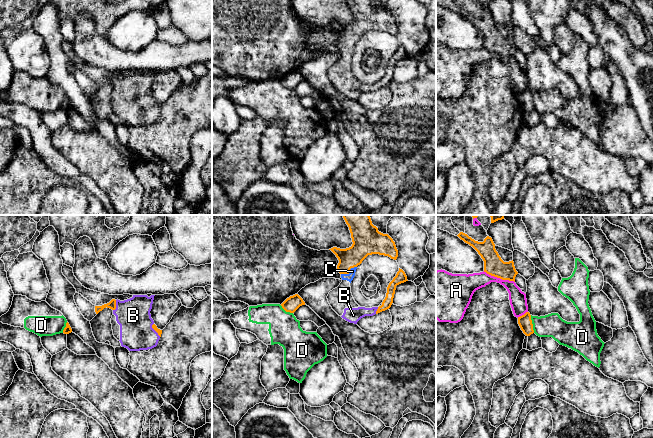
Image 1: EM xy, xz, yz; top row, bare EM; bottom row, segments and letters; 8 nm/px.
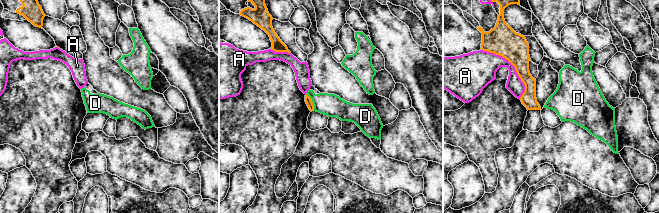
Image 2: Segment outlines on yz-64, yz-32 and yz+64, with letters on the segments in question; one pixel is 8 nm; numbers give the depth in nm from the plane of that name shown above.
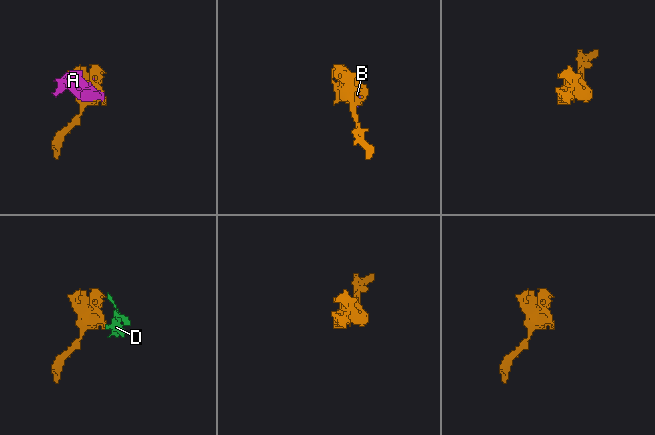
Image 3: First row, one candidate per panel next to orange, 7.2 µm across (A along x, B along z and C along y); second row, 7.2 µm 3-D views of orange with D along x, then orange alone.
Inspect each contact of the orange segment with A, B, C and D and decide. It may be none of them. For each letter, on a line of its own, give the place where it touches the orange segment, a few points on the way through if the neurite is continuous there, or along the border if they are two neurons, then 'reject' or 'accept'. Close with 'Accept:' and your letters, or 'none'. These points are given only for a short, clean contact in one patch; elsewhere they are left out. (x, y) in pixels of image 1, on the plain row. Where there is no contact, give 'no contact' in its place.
A: yz (499, 53) | reject
B: xy (115, 81) | accept
C: xz (349, 48) | accept
D: yz (532, 100) | along yz (530, 91), (534, 108) | reject
Accept: B, C

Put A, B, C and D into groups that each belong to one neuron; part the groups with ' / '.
A / B C / D

